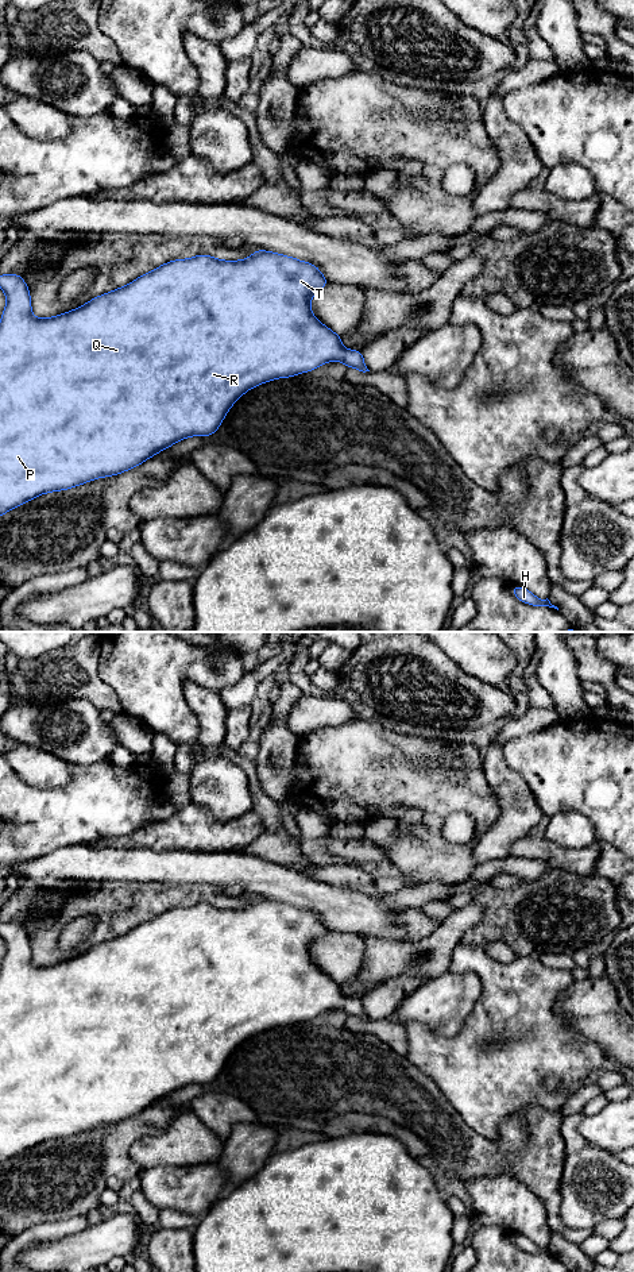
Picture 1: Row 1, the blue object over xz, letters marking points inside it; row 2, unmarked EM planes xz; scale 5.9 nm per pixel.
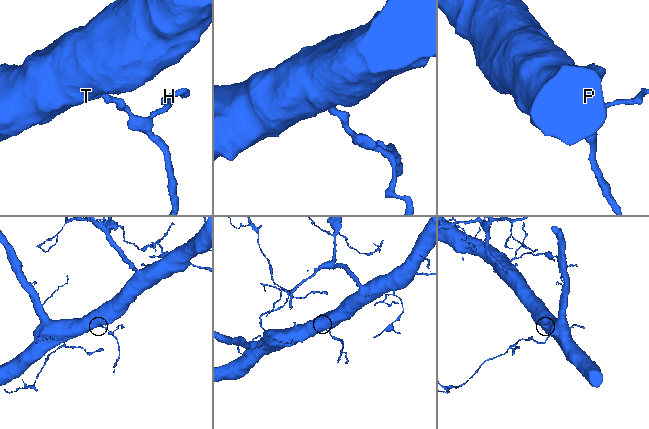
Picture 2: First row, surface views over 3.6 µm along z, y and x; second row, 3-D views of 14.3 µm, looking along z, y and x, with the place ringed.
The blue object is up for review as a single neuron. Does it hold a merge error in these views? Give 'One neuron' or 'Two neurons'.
One neuron

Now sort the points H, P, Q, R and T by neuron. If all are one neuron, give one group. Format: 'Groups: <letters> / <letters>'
Groups: H P Q R T

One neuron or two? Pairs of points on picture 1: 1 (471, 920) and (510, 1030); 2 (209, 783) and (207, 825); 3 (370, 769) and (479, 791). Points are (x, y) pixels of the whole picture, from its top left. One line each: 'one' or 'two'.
1: two
2: two
3: one

